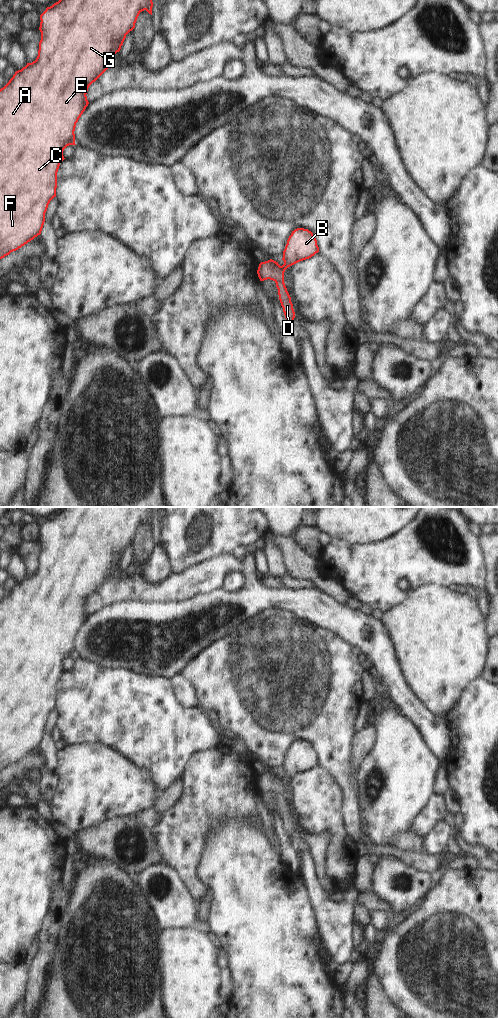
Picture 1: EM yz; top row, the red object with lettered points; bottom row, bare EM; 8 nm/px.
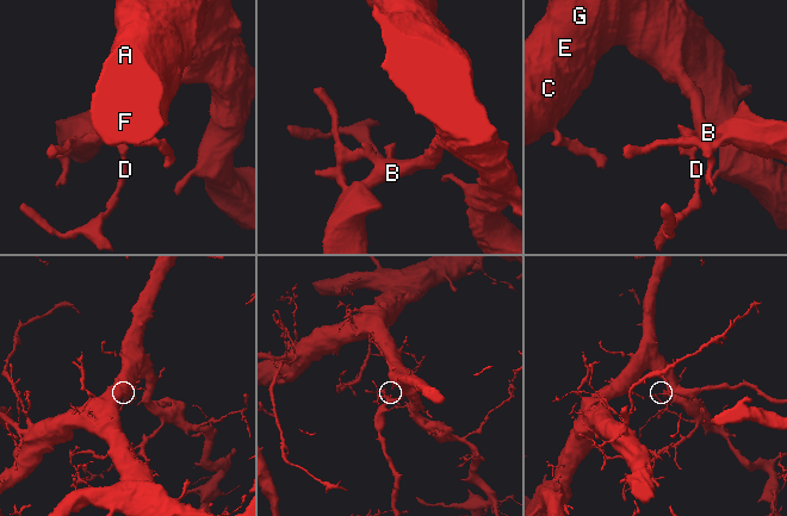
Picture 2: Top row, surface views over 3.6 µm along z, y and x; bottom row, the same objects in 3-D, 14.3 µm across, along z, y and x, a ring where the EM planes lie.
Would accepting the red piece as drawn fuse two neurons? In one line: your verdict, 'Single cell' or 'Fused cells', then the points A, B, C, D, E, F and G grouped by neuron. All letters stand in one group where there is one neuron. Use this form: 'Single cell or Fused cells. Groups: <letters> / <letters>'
Single cell. Groups: A B C D E F G

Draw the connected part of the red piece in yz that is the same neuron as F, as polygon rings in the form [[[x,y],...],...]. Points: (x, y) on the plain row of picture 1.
[[[63,507],[40,527],[41,552],[36,572],[16,583],[9,594],[0,601],[0,771],[41,746],[48,717],[56,709],[57,684],[60,675],[65,671],[63,663],[69,657],[76,657],[74,643],[76,635],[89,616],[86,608],[88,600],[108,581],[115,566],[120,563],[126,547],[135,540],[139,526],[146,522],[152,527],[153,509],[154,507]]]

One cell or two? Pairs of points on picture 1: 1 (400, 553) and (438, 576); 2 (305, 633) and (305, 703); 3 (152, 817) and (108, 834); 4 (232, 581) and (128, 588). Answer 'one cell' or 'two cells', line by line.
1: one cell
2: one cell
3: two cells
4: two cells

